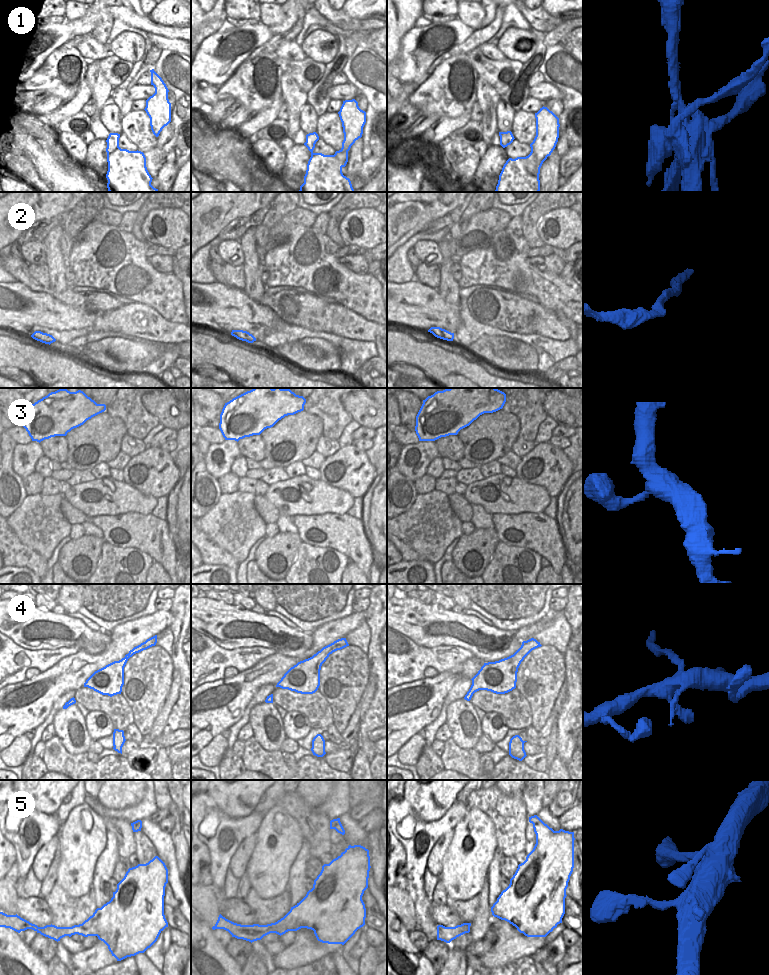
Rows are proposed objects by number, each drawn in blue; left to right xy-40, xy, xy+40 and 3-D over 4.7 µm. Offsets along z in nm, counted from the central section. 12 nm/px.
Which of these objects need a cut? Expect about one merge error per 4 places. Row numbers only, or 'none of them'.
1.

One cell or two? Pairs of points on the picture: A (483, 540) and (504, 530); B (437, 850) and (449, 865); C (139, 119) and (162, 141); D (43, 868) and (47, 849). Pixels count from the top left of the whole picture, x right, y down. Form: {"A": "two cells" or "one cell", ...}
{"A": "two cells", "B": "two cells", "C": "two cells", "D": "one cell"}

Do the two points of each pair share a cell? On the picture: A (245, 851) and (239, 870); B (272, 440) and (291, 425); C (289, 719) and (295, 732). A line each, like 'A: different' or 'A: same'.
A: same
B: same
C: same

